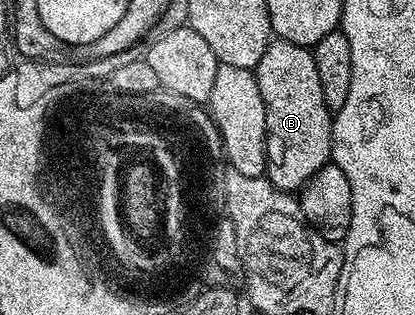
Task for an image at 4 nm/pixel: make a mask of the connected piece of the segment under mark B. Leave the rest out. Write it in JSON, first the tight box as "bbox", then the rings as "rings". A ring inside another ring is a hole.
{"bbox":[253,39,332,190],"rings":[[[274,39],[253,70],[266,112],[264,176],[278,189],[301,190],[331,160],[332,110],[324,103],[316,59],[305,45]]]}

